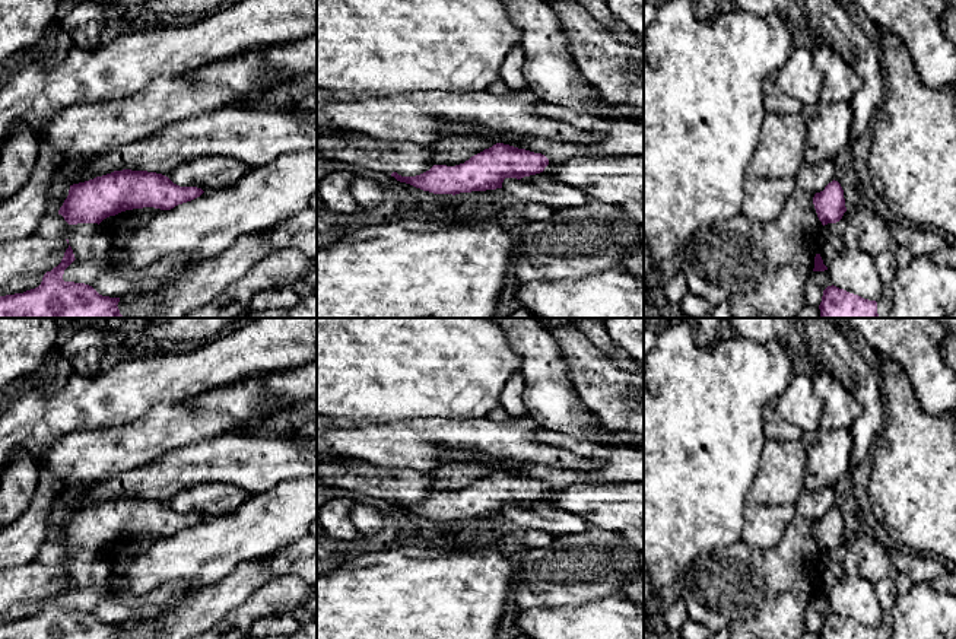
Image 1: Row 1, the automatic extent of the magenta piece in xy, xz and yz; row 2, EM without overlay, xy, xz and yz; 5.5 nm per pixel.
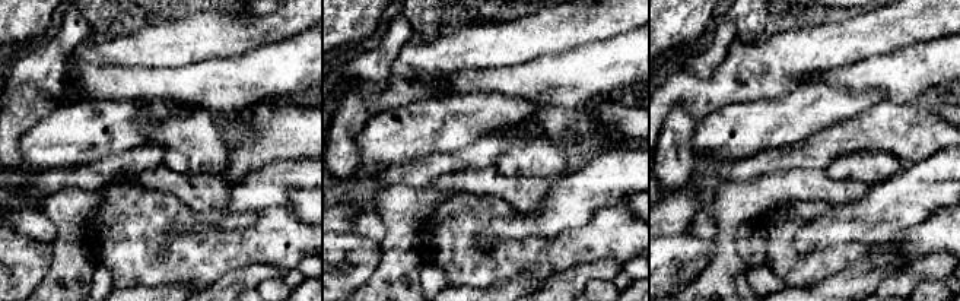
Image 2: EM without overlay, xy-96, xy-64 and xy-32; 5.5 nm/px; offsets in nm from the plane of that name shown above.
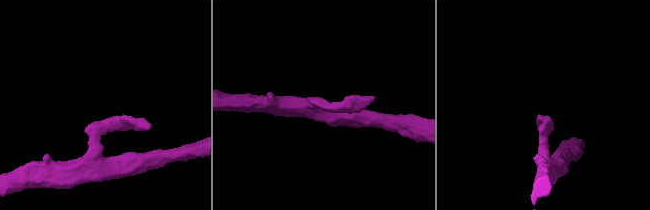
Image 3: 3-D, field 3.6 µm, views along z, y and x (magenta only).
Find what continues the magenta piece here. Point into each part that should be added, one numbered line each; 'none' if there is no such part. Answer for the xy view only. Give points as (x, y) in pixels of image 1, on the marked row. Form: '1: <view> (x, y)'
none

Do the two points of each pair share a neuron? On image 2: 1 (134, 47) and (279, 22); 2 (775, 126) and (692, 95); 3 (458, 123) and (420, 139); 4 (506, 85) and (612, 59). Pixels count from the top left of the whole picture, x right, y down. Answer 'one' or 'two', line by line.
1: one
2: two
3: one
4: one

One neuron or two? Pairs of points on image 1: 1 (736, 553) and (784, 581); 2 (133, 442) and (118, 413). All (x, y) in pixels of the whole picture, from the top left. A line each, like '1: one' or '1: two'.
1: one
2: two

